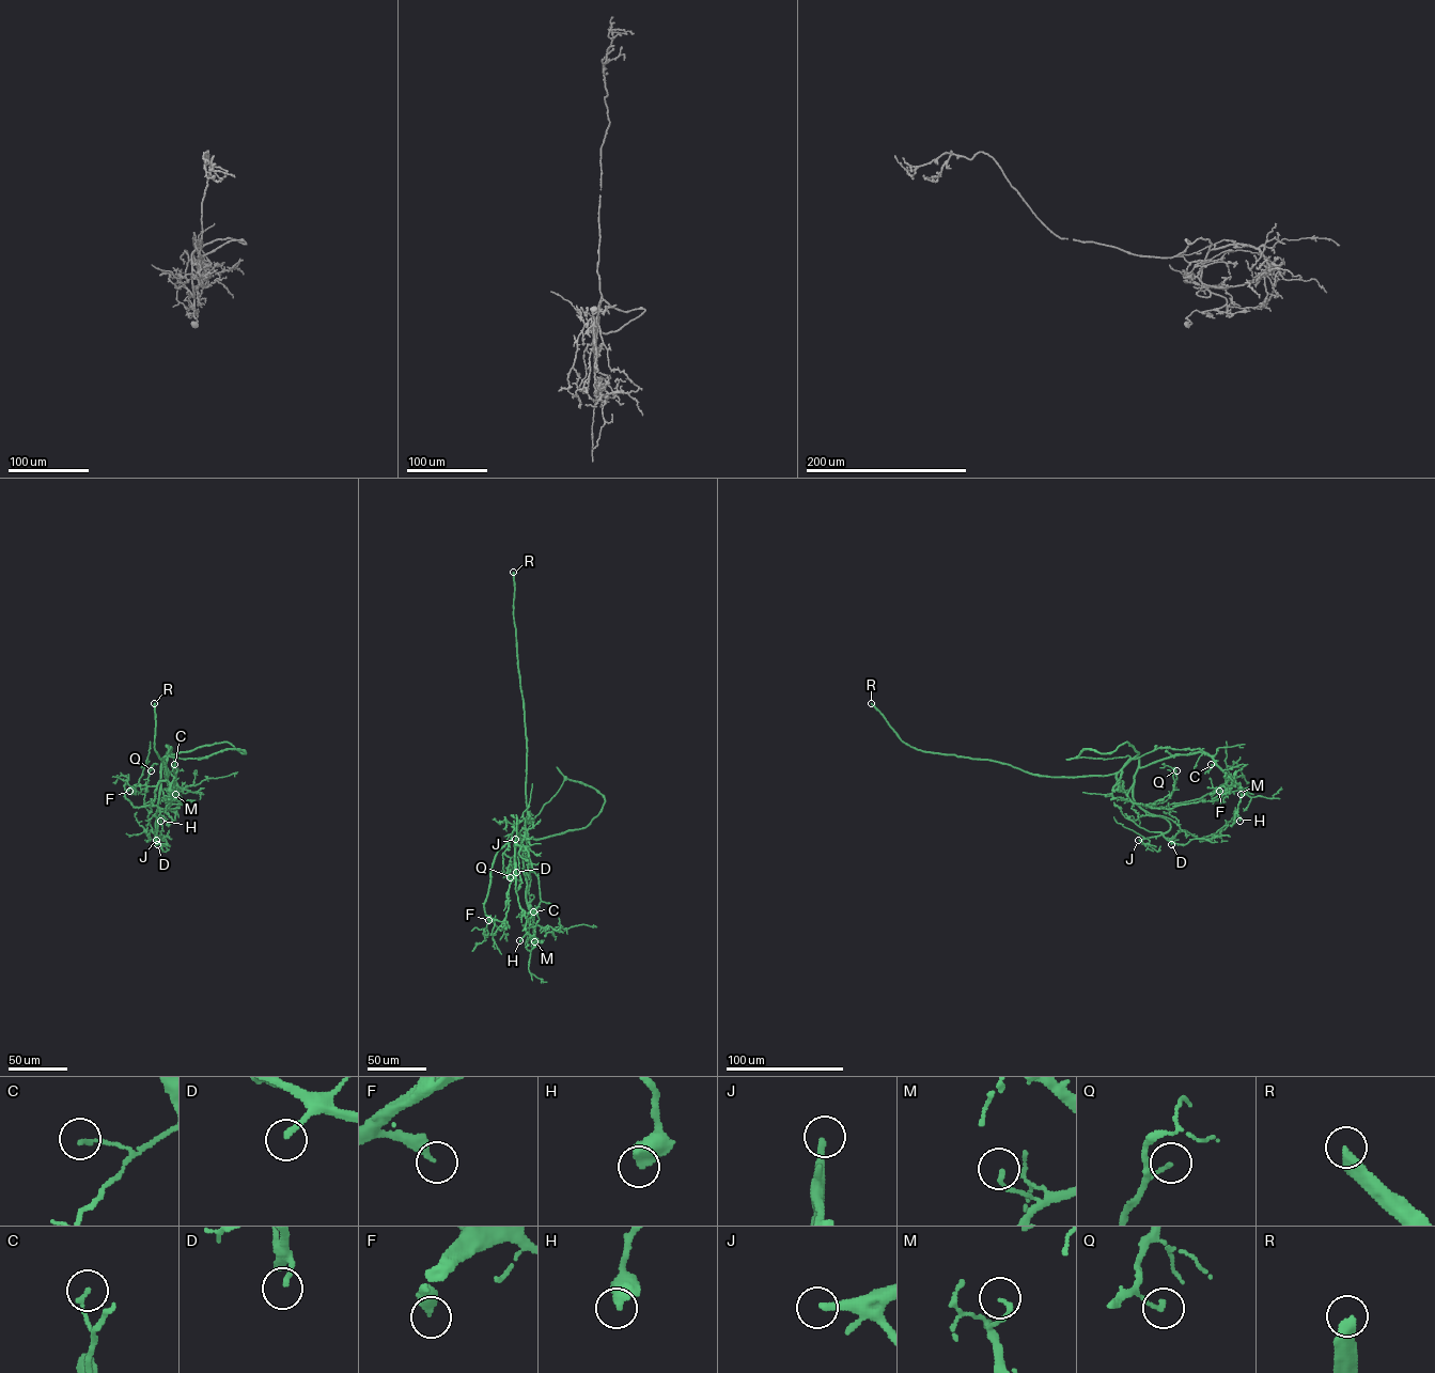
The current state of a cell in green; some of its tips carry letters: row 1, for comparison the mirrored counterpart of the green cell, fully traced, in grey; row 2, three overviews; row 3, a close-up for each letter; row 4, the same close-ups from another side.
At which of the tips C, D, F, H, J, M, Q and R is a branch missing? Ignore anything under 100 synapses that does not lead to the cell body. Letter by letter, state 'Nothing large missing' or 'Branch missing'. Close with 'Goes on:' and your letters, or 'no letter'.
C: Nothing large missing
D: Nothing large missing
F: Nothing large missing
H: Nothing large missing
J: Branch missing
M: Nothing large missing
Q: Nothing large missing
R: Branch missing
Goes on: J, R

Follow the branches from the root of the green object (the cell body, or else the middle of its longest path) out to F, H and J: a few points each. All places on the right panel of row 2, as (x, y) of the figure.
F: (1100, 776), (1116, 774), (1132, 800), (1150, 807), (1185, 802), (1219, 791)
H: (1100, 776), (1116, 774), (1132, 759), (1159, 748), (1200, 748), (1245, 793), (1232, 824), (1235, 816), (1239, 821)
J: (1100, 776), (1116, 774), (1135, 757), (1138, 759), (1133, 799), (1170, 825), (1167, 831), (1138, 840)

